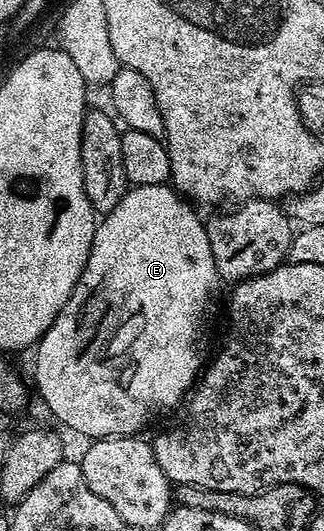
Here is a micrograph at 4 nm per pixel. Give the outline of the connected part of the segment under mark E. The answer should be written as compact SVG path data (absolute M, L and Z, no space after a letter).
M171 184L133 185L124 198L114 207L114 211L103 214L96 226L94 243L86 259L86 267L80 276L80 282L74 287L70 299L58 311L54 323L40 337L34 346L36 352L36 389L44 400L44 405L65 425L87 439L102 437L134 437L151 417L164 413L181 404L191 393L205 364L206 357L200 354L200 340L204 337L204 316L208 313L208 304L216 293L216 285L221 284L218 271L214 267L214 251L210 251L210 239L205 222L195 213L197 210Z

